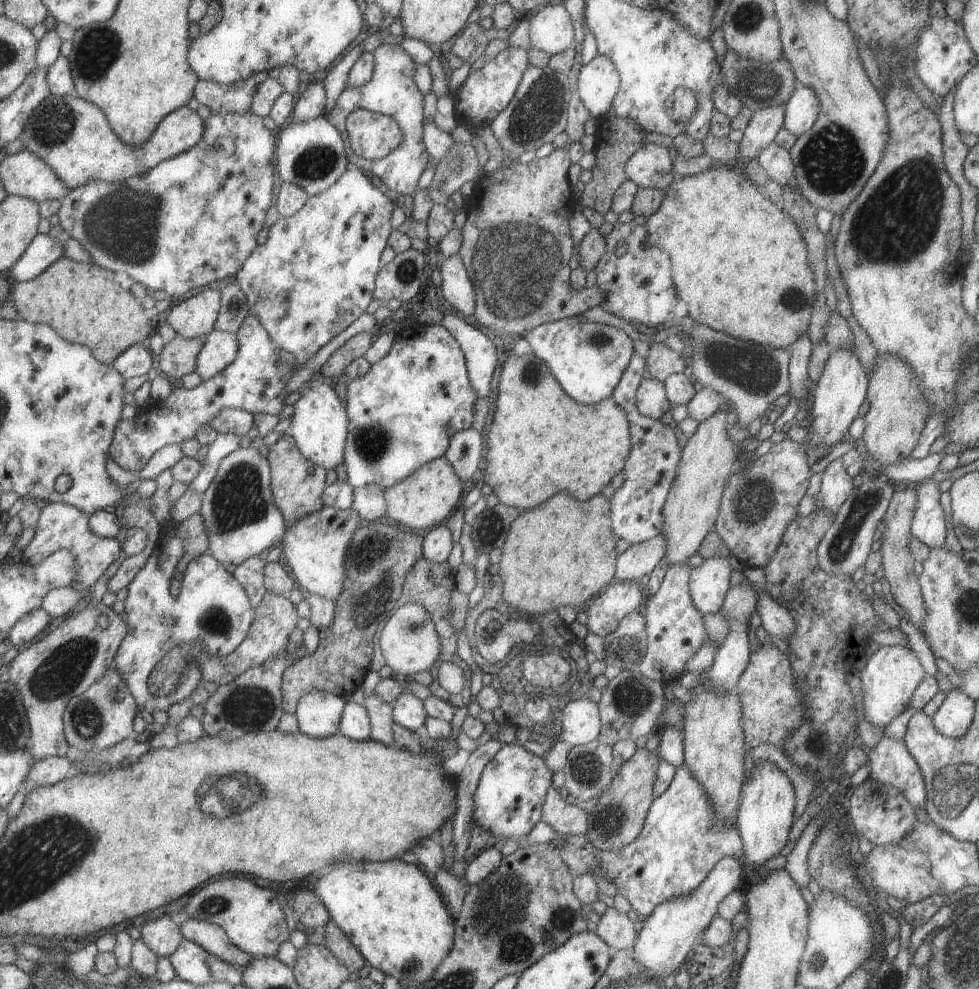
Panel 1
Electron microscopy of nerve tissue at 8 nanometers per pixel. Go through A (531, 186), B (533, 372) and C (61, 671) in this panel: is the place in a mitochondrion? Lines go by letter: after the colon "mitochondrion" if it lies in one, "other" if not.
A: other
B: mitochondrion
C: mitochondrion

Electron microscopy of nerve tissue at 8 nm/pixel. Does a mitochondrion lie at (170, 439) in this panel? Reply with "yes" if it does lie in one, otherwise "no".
no

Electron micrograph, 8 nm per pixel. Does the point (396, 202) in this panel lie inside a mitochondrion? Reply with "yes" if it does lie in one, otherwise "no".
no

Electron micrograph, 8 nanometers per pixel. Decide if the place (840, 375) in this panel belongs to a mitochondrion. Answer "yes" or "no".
no

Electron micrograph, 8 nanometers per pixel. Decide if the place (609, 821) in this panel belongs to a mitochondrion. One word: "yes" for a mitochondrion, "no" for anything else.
yes

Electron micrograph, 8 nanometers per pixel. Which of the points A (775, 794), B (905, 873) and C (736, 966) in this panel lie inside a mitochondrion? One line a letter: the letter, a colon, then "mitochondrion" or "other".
A: other
B: other
C: other

